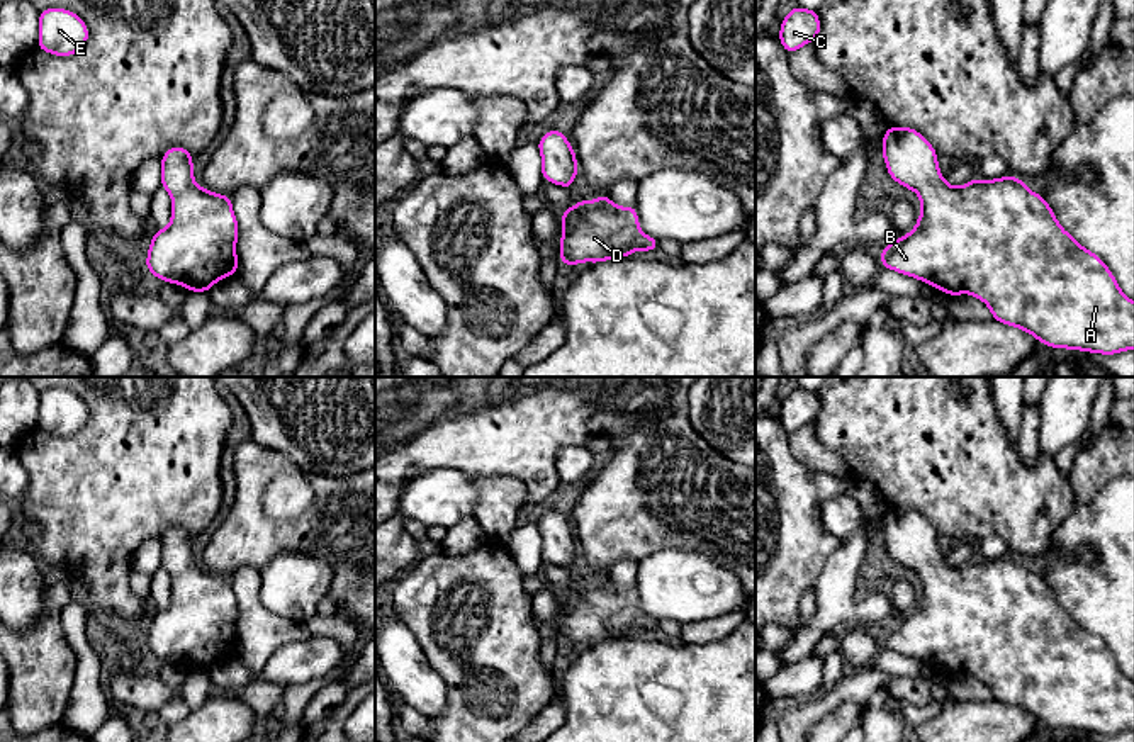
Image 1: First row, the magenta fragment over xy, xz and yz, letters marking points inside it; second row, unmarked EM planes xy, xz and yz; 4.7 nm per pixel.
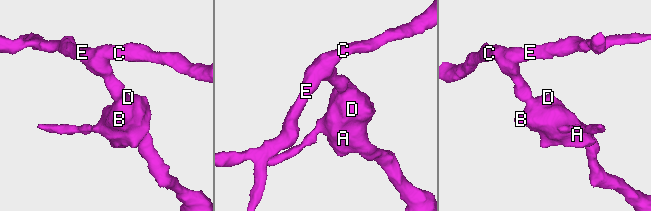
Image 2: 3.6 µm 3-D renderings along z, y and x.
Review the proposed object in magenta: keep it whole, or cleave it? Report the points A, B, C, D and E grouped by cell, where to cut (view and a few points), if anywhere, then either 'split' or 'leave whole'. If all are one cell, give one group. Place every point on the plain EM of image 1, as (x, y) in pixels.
groups A B C D E; cut none; leave whole

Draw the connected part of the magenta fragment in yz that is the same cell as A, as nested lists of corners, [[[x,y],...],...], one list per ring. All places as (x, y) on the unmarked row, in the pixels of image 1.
[[[890,506],[881,533],[890,557],[913,571],[922,582],[917,606],[881,630],[884,649],[918,659],[949,676],[971,674],[990,688],[993,700],[1034,715],[1051,728],[1102,735],[1134,730],[1134,681],[1120,671],[1102,638],[1061,608],[1042,576],[1030,572],[1017,557],[974,557],[963,567],[951,567],[940,555],[934,526],[912,508]]]

